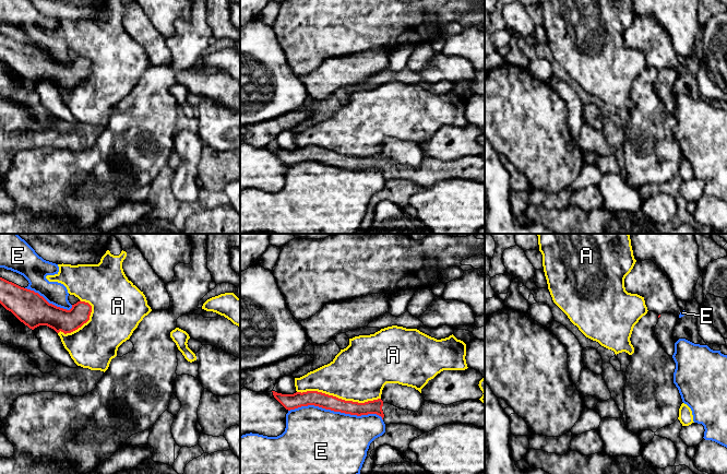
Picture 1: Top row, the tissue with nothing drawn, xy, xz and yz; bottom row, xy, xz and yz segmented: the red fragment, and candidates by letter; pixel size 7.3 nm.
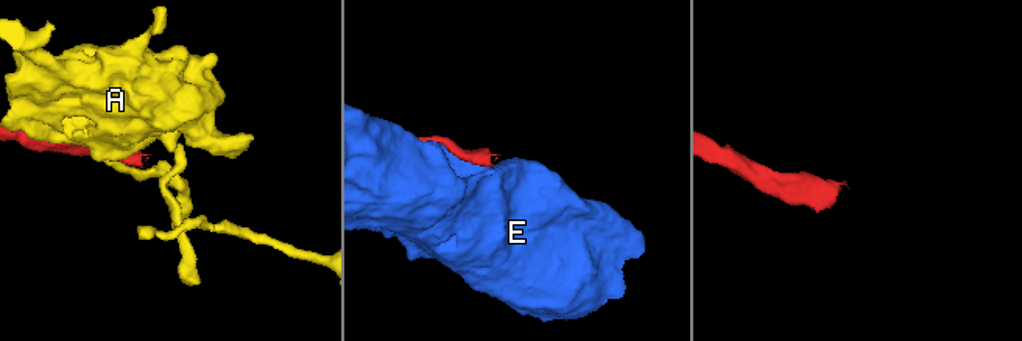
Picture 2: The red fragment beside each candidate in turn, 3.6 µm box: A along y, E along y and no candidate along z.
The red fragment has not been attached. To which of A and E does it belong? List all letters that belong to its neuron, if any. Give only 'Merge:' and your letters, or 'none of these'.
Merge: none of these

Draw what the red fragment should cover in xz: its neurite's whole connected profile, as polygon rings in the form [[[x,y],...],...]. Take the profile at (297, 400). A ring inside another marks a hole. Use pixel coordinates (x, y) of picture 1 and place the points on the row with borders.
[[[272,391],[274,398],[288,411],[314,405],[350,415],[377,414],[385,425],[406,424],[422,432],[446,424],[469,424],[485,427],[485,404],[480,400],[466,400],[450,405],[425,401],[418,412],[403,410],[384,403],[381,399],[358,403],[345,401],[318,391],[282,394]]]

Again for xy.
[[[0,277],[0,304],[21,322],[34,330],[47,325],[57,333],[71,333],[90,320],[92,306],[78,301],[70,310],[49,304],[34,291]]]

